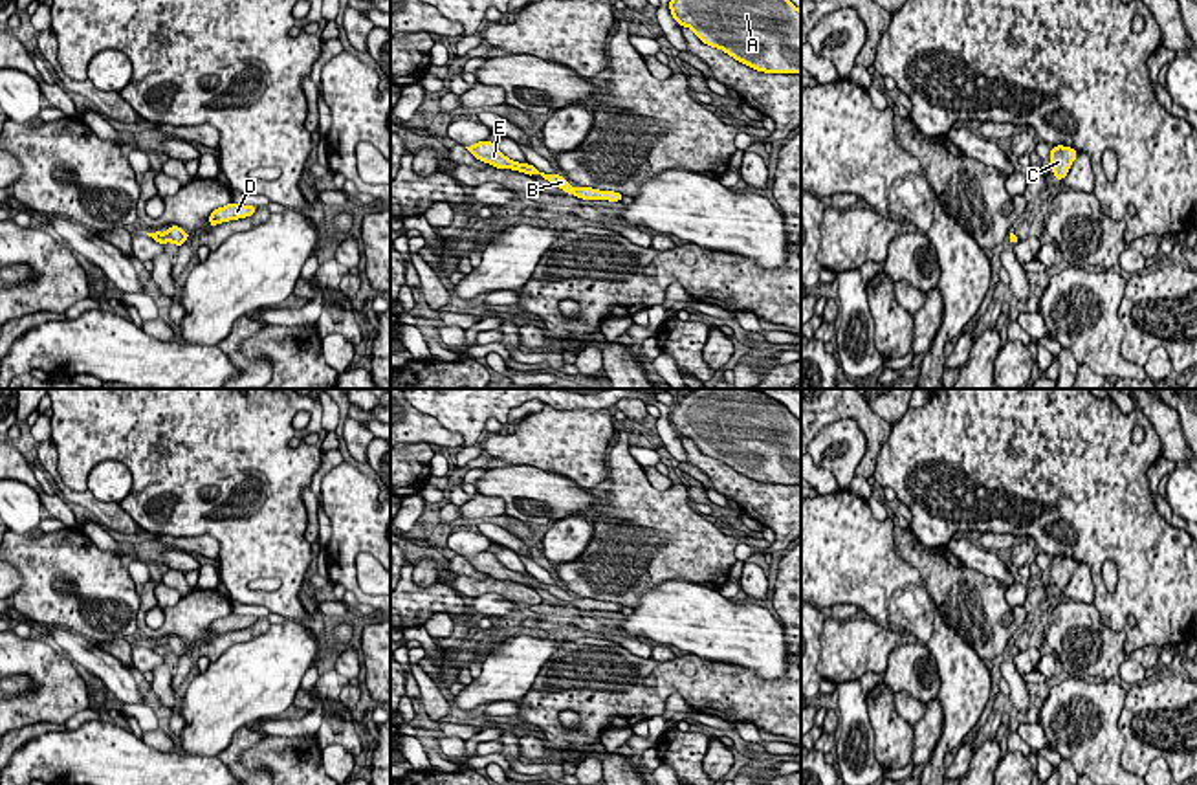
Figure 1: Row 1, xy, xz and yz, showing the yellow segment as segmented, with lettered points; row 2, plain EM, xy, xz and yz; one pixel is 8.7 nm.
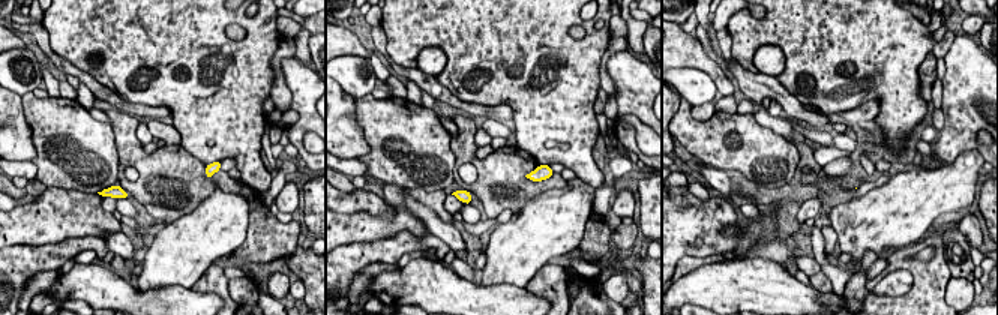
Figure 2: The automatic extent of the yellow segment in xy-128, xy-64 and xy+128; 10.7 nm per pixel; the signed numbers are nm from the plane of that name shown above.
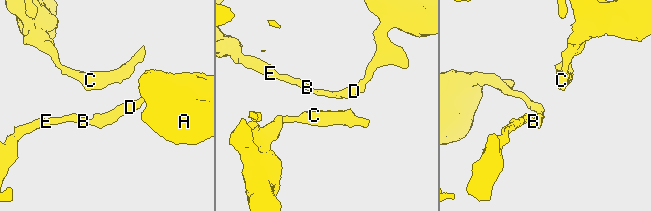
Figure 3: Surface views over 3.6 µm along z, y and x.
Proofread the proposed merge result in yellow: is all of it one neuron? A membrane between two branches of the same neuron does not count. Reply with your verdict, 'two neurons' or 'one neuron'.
one neuron

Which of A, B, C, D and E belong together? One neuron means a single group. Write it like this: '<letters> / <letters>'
A B C D E

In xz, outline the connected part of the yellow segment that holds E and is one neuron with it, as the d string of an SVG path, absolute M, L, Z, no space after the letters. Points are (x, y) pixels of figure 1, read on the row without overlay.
M484 550L478 552L475 556L466 558L477 570L489 574L491 578L497 580L511 580L511 581L519 581L524 583L528 587L539 585L541 589L544 589L546 592L554 594L555 598L563 600L568 605L574 605L581 611L609 611L609 613L621 613L623 605L621 603L614 603L614 602L599 602L599 600L592 600L592 598L572 598L561 585L546 585L537 581L533 576L530 574L519 574L510 570L508 567L504 567L495 554Z

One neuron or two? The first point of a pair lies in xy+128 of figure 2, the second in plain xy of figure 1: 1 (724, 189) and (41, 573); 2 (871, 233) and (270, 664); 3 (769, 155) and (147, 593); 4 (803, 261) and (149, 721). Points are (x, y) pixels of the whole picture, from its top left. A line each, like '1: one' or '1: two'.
1: two
2: one
3: two
4: one

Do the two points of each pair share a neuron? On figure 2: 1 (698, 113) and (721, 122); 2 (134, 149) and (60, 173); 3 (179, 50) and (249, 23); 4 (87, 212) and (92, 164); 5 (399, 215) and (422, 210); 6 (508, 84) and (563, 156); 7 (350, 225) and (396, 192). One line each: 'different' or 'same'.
1: different
2: different
3: same
4: different
5: different
6: same
7: same

